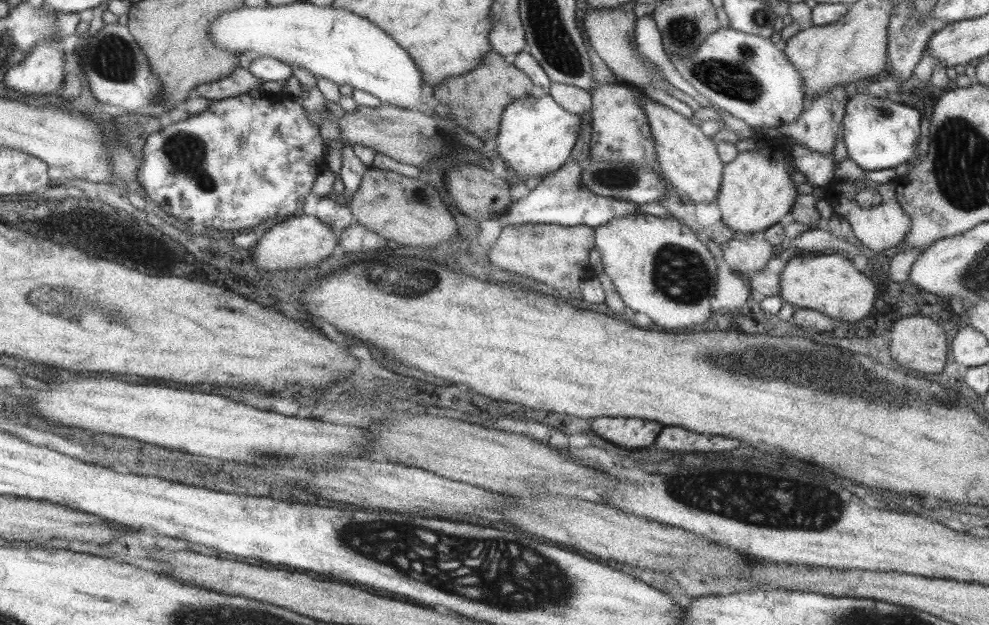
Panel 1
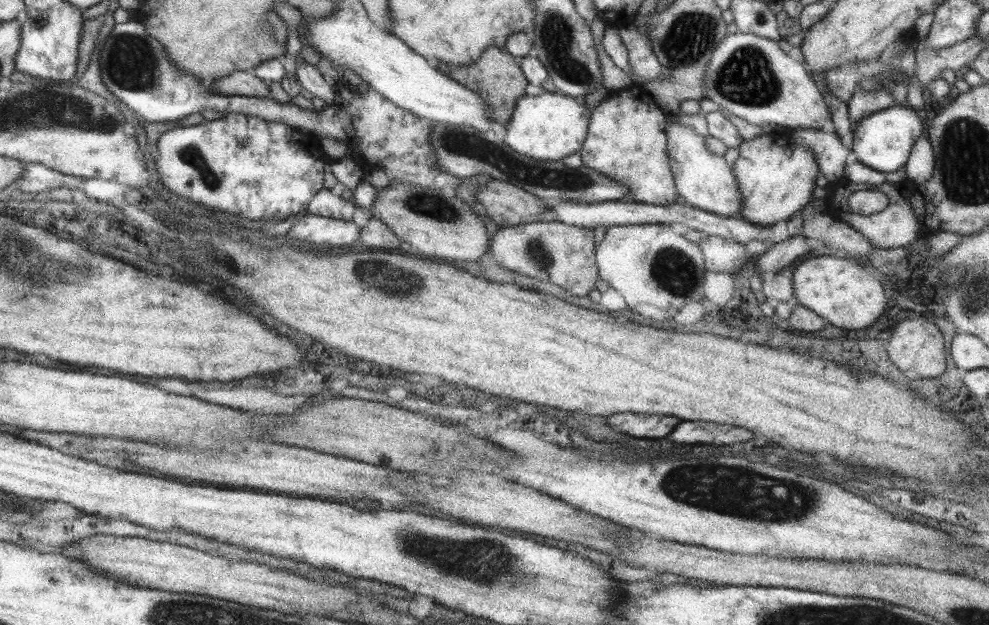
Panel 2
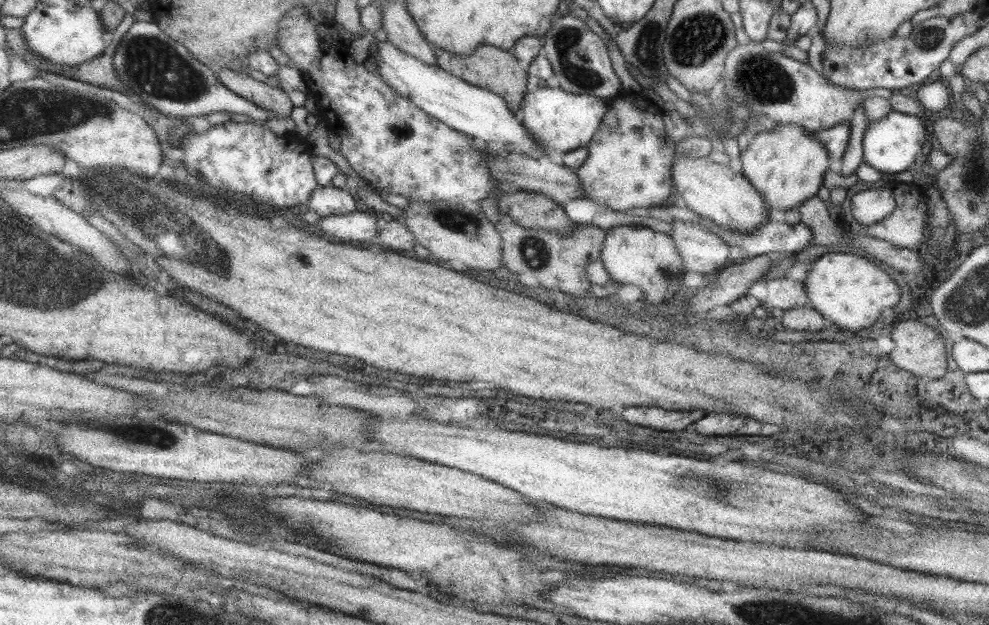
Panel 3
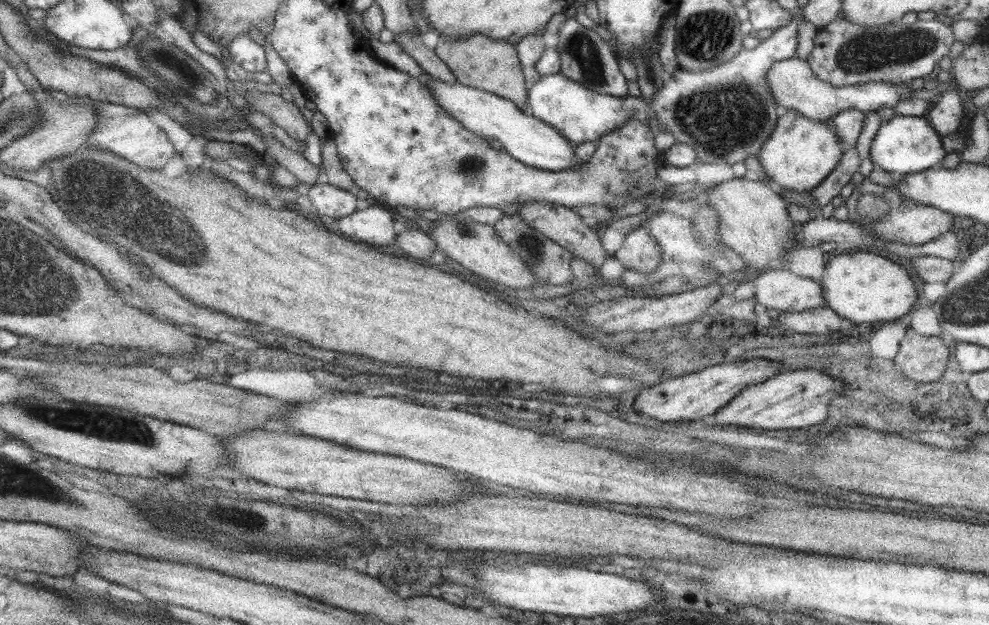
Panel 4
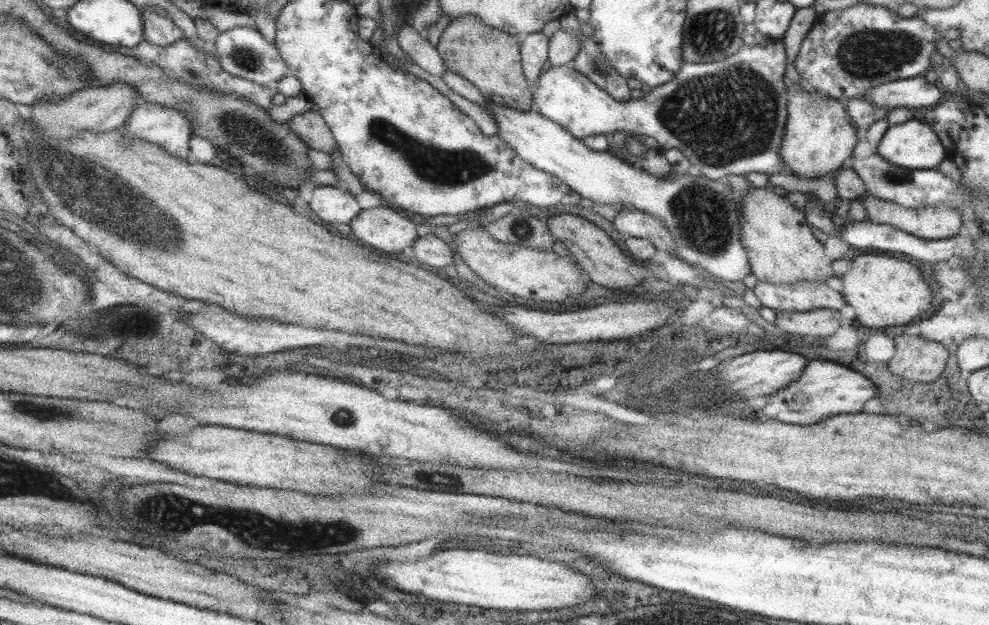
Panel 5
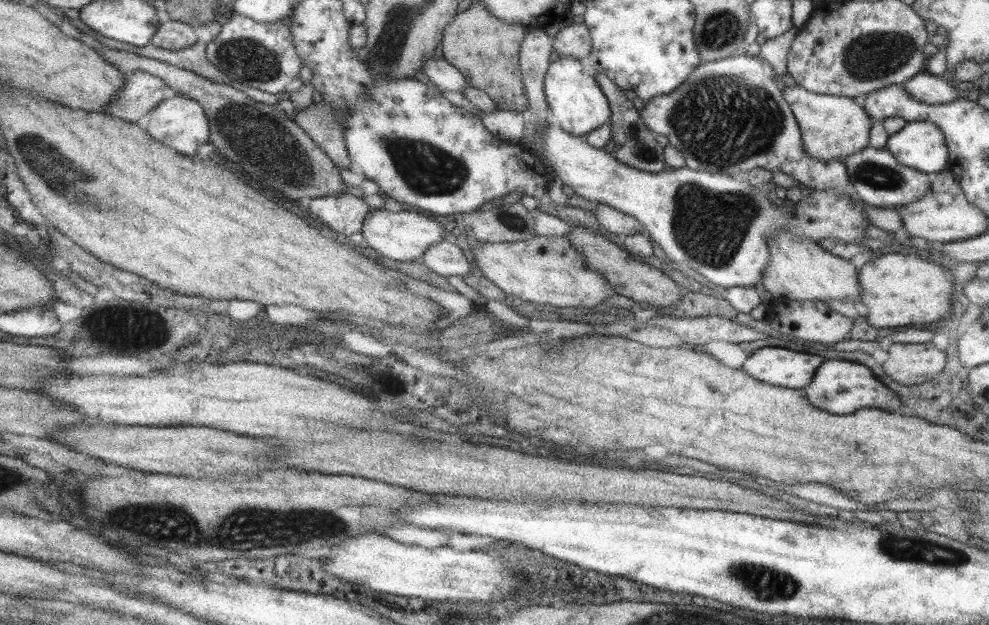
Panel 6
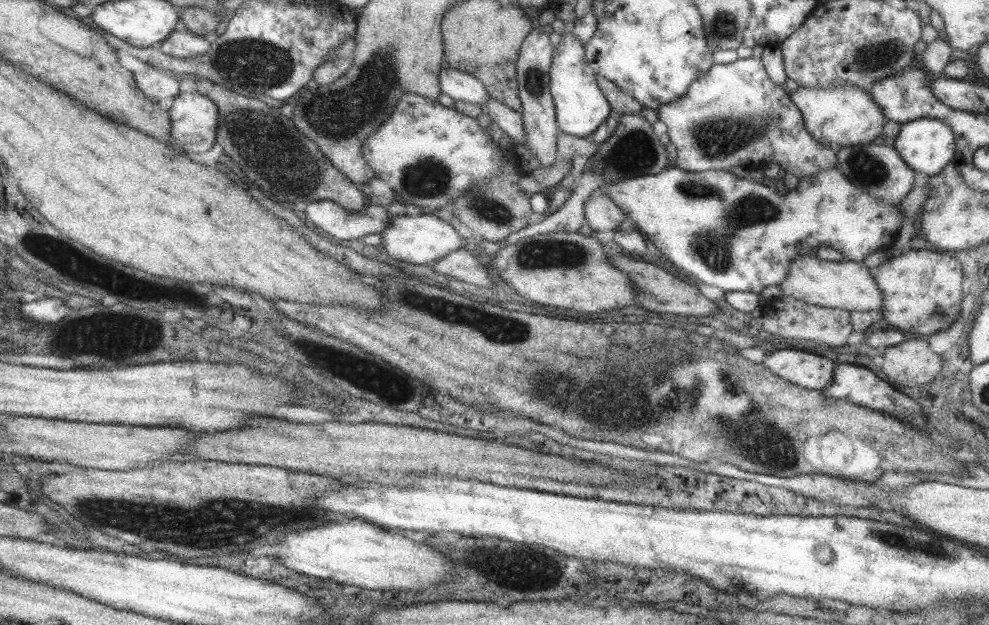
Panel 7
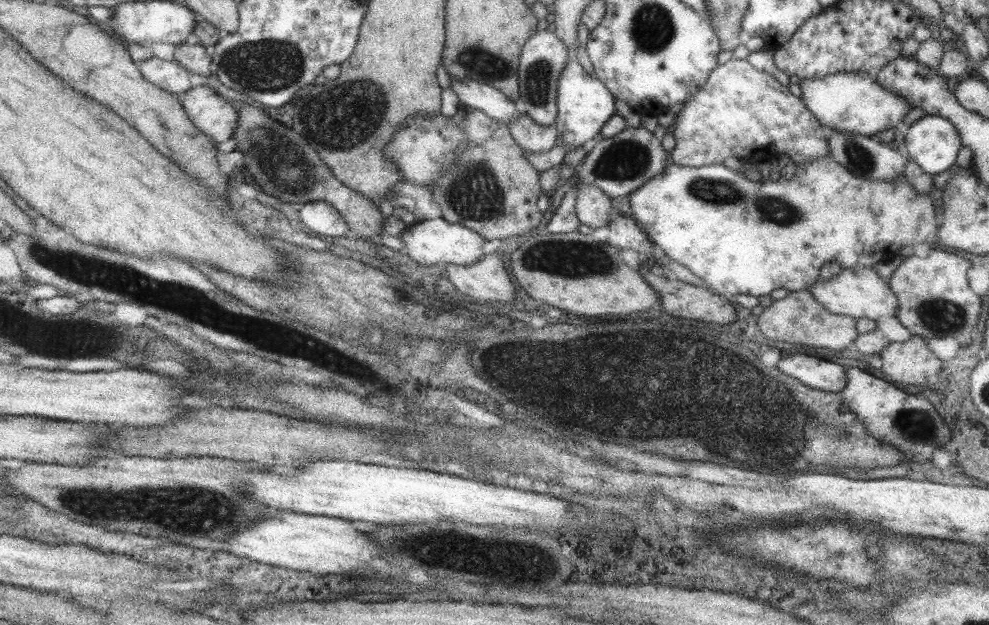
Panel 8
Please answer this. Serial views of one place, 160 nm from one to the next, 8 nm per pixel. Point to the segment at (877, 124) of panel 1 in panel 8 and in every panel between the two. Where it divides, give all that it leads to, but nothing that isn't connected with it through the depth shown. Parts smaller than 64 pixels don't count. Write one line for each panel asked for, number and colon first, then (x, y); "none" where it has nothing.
2: (882, 140)
3: (890, 144)
4: (903, 144)
5: (913, 144)
6: (919, 144)
7: (926, 145)
8: (932, 142)

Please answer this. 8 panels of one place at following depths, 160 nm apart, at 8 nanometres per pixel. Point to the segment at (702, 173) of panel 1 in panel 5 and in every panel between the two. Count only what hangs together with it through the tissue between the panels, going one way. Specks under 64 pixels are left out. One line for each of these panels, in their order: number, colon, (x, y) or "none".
2: (704, 180)
3: (713, 191)
4: (753, 221)
5: (781, 249)

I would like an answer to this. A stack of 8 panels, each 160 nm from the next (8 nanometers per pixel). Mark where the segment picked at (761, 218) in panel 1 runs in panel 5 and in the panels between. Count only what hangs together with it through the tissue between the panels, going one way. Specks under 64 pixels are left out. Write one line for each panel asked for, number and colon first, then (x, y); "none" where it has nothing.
2: (775, 177)
3: (786, 165)
4: (799, 153)
5: (817, 137)

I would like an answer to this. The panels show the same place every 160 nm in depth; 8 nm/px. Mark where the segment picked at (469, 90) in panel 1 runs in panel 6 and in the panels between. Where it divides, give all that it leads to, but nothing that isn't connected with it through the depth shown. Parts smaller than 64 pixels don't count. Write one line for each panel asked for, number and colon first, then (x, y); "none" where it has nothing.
2: (495, 76)
3: (487, 66)
4: (477, 61)
5: (489, 59)
6: (483, 49)

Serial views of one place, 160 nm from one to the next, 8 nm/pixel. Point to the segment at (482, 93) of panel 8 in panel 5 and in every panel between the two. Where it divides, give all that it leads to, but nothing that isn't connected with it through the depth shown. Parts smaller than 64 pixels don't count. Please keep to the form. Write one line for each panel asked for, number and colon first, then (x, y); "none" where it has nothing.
5: (425, 56)
6: (440, 73)
7: (458, 85)

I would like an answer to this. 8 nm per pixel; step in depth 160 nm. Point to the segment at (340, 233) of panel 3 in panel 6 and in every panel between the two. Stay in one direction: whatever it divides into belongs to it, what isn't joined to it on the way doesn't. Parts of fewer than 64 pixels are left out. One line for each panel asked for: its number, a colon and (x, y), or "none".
4: (373, 225)
5: (382, 229)
6: (403, 236)

